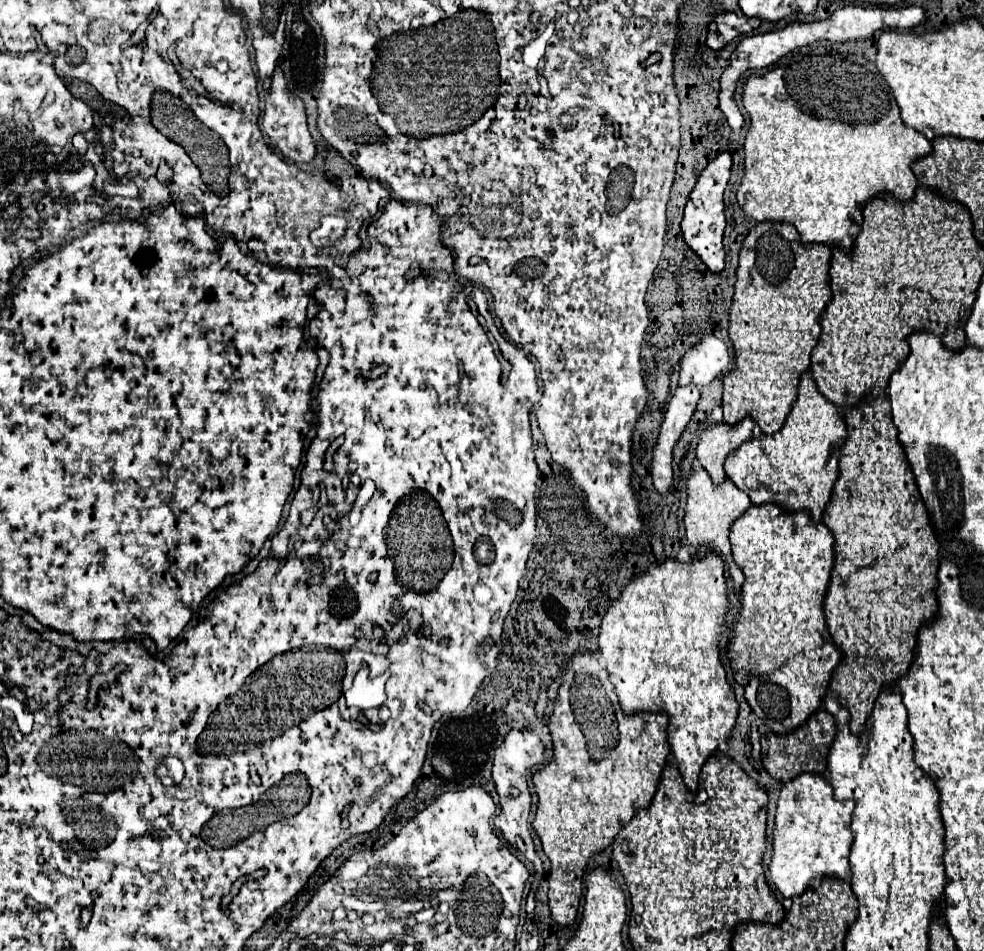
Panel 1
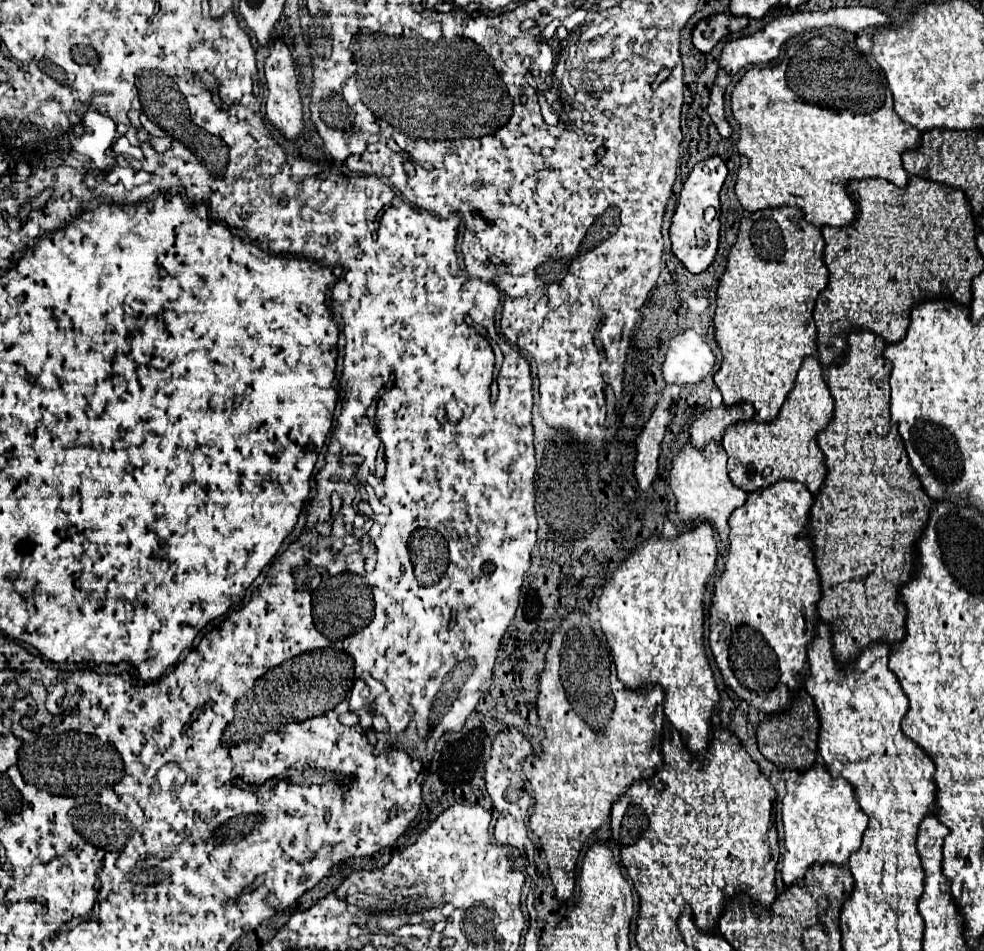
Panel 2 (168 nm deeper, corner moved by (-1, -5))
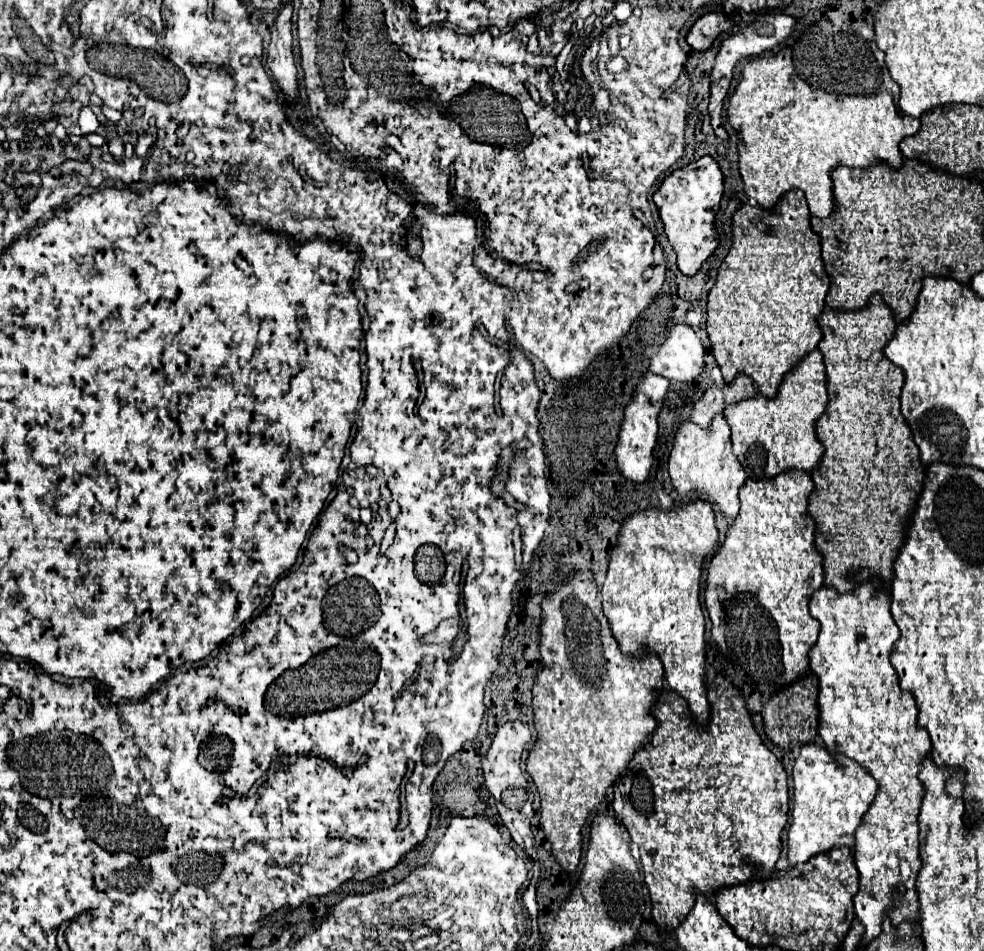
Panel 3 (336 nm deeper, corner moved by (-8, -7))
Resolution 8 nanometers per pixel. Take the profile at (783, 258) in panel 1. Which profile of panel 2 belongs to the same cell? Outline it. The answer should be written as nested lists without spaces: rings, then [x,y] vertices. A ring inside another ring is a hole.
[[[781,206],[781,208],[765,208],[765,210],[757,210],[747,214],[741,224],[739,224],[739,234],[737,240],[729,252],[727,258],[727,266],[725,272],[719,280],[719,288],[717,288],[717,310],[713,316],[713,326],[715,326],[715,340],[719,344],[719,350],[723,354],[723,362],[719,366],[719,370],[715,372],[715,384],[723,394],[723,402],[725,404],[735,404],[735,402],[751,402],[755,406],[755,418],[759,420],[773,420],[779,414],[781,404],[785,402],[787,394],[791,392],[791,388],[795,386],[795,374],[803,362],[805,356],[817,354],[817,328],[815,328],[815,320],[813,320],[813,306],[817,300],[817,294],[827,286],[827,268],[823,264],[823,238],[821,238],[821,230],[817,230],[815,224],[807,222],[803,212],[799,208],[793,206]]]

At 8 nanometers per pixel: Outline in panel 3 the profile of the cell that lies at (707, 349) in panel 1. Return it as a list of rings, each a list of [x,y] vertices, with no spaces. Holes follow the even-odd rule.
[[[686,324],[676,326],[650,362],[650,372],[670,382],[694,382],[704,372],[704,346]]]

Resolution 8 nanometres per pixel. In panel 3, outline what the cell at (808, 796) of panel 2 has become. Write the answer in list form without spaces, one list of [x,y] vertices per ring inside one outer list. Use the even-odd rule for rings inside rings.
[[[806,744],[794,764],[794,808],[792,826],[788,830],[788,862],[798,866],[808,862],[810,856],[832,850],[836,846],[854,846],[854,832],[862,824],[868,812],[878,784],[876,780],[856,762],[846,756],[834,756],[826,748]]]

